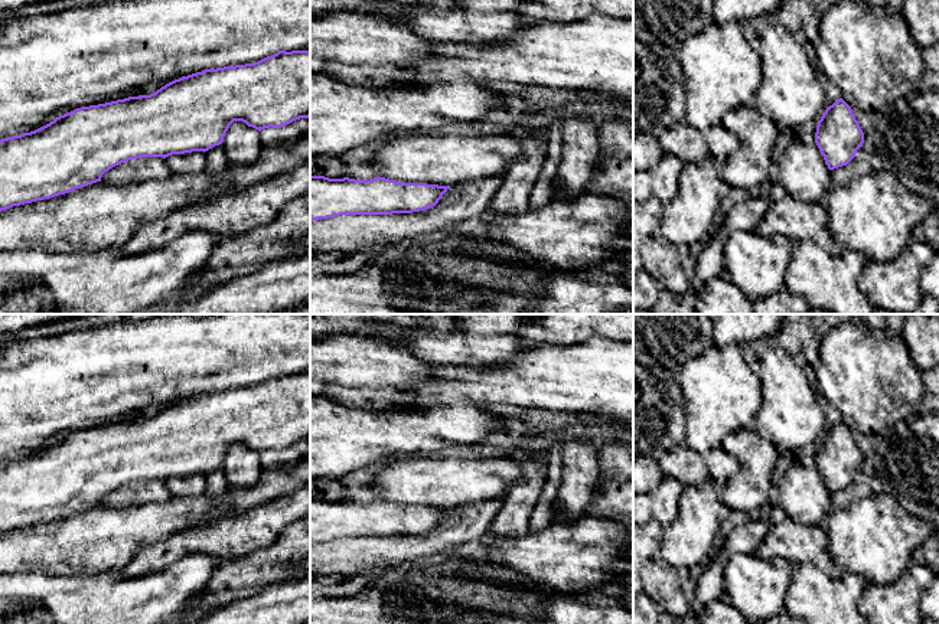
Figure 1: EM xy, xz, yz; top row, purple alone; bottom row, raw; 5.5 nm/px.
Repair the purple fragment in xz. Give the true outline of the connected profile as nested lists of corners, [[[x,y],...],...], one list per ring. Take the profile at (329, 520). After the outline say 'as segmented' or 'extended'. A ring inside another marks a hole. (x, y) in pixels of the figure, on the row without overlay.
[[[310,499],[310,543],[340,538],[392,538],[420,535],[436,529],[449,512],[450,509],[404,506],[379,499],[371,503]]] | as segmented

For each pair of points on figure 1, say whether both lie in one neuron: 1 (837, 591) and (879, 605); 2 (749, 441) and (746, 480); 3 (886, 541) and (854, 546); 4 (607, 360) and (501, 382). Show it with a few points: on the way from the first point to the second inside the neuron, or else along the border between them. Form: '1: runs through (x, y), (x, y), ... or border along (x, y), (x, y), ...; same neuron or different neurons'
1: border along (867, 584), (857, 608); different neurons
2: runs through (749, 451), (749, 470); same neuron
3: runs through (879, 541), (861, 541); same neuron
4: runs through (582, 378), (527, 379); same neuron

